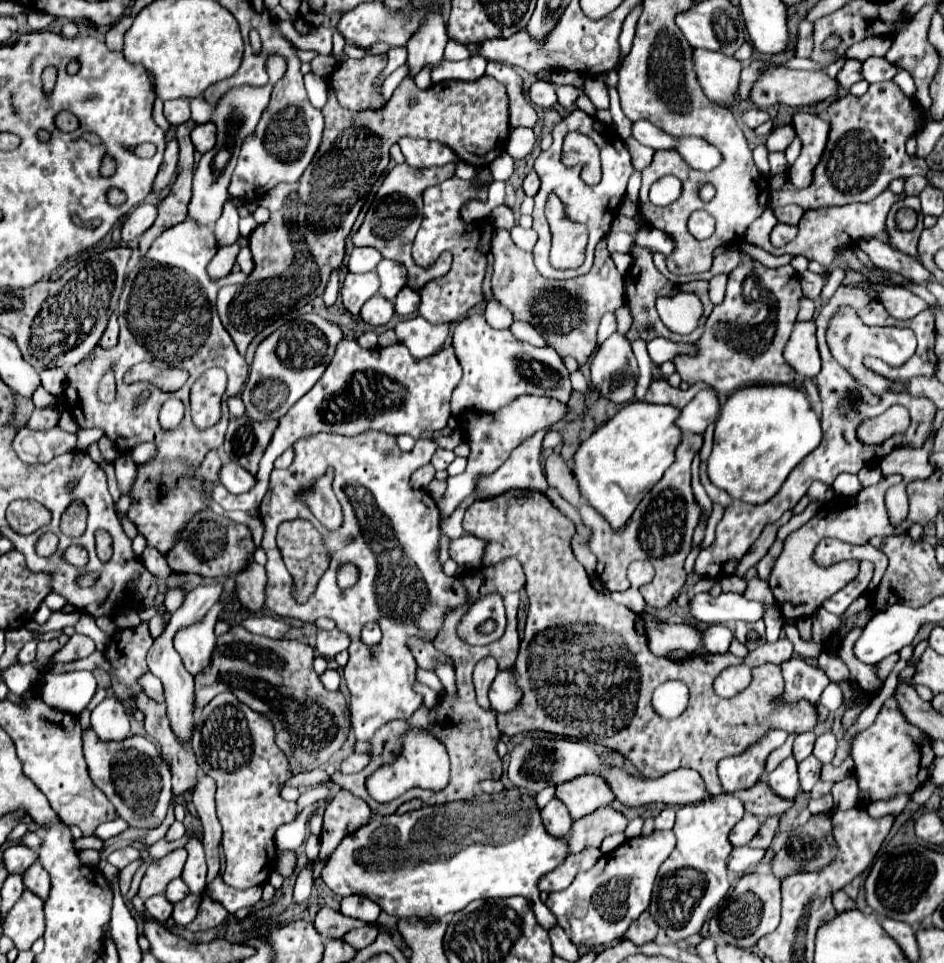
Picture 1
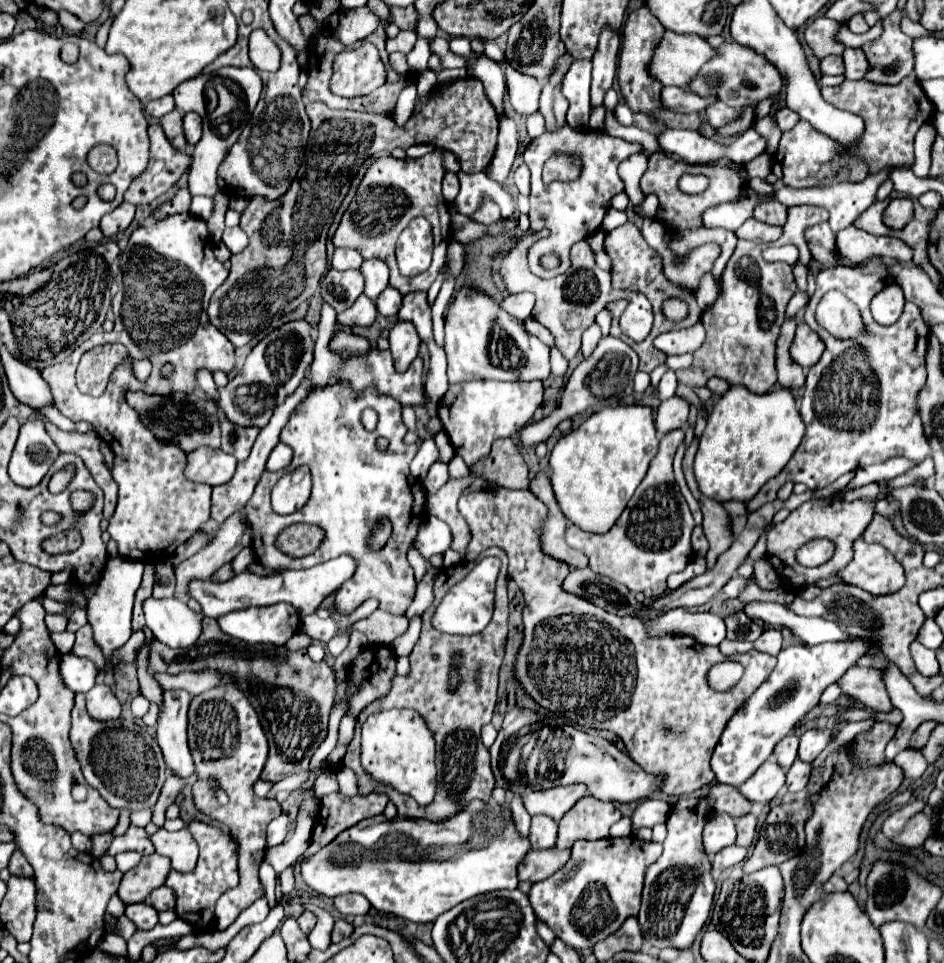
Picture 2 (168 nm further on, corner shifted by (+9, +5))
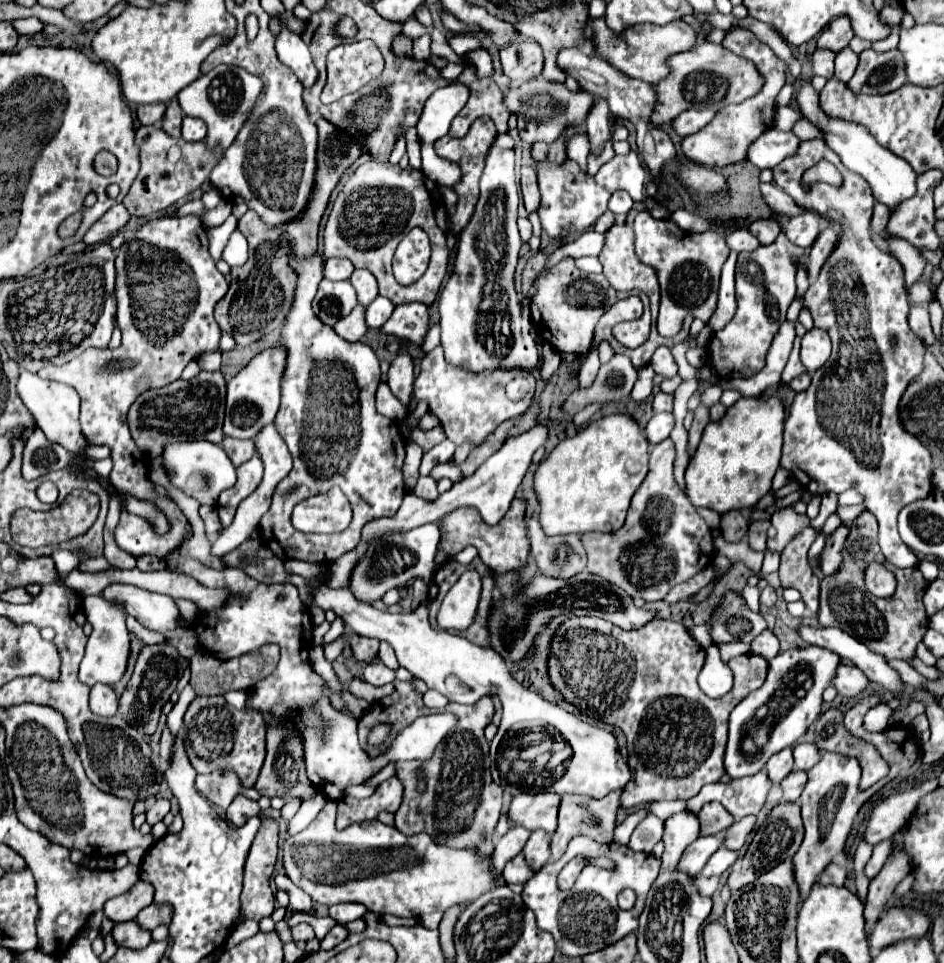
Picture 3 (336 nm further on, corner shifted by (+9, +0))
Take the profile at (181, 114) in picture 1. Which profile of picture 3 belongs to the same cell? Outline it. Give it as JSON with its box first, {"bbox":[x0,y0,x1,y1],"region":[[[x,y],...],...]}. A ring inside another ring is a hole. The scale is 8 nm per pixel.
{"bbox":[137,103,165,125],"region":[[[163,103],[139,105],[137,107],[137,119],[139,119],[141,125],[159,125],[163,113],[165,113],[165,105]]]}

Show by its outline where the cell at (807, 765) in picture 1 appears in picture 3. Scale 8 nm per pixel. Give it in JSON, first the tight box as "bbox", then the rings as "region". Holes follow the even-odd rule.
{"bbox":[781,771,807,801],"region":[[[803,771],[789,773],[789,777],[783,779],[783,783],[781,783],[783,801],[797,801],[805,783],[807,783],[807,773],[803,773]]]}

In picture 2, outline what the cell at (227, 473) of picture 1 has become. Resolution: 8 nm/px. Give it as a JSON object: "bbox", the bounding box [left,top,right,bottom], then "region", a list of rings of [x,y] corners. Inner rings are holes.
{"bbox":[187,448,237,484],"region":[[[199,448],[191,454],[187,454],[189,466],[187,466],[187,478],[197,484],[225,484],[233,478],[237,460],[231,454],[225,454],[223,450],[211,450],[211,448]]]}

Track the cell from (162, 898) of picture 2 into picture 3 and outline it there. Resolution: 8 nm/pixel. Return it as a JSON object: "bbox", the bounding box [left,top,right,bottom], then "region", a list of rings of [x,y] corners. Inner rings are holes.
{"bbox":[137,903,171,931],"region":[[[151,903],[137,915],[137,923],[145,931],[153,931],[157,925],[169,925],[171,923],[171,907],[169,905],[155,905]]]}

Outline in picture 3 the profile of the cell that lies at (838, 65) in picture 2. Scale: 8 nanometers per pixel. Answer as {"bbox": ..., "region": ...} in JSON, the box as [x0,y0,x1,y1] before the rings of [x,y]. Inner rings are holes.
{"bbox":[813,49,835,79],"region":[[[817,49],[813,53],[813,75],[821,75],[825,79],[833,77],[833,59],[835,59],[835,53],[833,51],[827,51],[827,49]]]}

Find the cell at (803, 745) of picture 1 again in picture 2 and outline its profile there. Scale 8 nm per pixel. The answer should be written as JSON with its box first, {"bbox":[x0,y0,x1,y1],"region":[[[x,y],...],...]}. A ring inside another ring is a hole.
{"bbox":[775,734,799,768],"region":[[[787,734],[777,746],[775,746],[775,758],[783,768],[789,768],[795,758],[797,758],[797,748],[799,748],[799,738],[795,734]]]}

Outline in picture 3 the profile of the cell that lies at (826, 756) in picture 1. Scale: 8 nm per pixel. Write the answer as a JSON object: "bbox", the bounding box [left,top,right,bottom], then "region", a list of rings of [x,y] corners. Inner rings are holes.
{"bbox":[793,743,819,771],"region":[[[799,743],[793,747],[793,759],[795,759],[795,769],[799,771],[809,771],[817,761],[819,761],[819,751],[815,749],[813,743]]]}

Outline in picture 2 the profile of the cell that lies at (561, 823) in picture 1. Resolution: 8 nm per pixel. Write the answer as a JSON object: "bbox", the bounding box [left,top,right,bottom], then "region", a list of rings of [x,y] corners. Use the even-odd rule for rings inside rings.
{"bbox":[529,814,557,850],"region":[[[545,814],[533,816],[531,830],[529,830],[529,840],[531,840],[533,850],[543,850],[543,848],[555,846],[557,822],[551,816],[545,816]]]}

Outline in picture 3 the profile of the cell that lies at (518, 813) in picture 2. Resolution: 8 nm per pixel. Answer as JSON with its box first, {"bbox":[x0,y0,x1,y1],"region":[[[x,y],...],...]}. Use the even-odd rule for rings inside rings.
{"bbox":[491,825,531,871],"region":[[[519,825],[511,827],[509,833],[503,835],[501,839],[497,839],[497,843],[495,843],[495,851],[491,855],[491,867],[497,869],[497,871],[501,871],[503,865],[511,857],[515,857],[515,853],[521,853],[521,849],[527,843],[527,837],[529,835],[531,833],[527,829],[519,829]]]}

